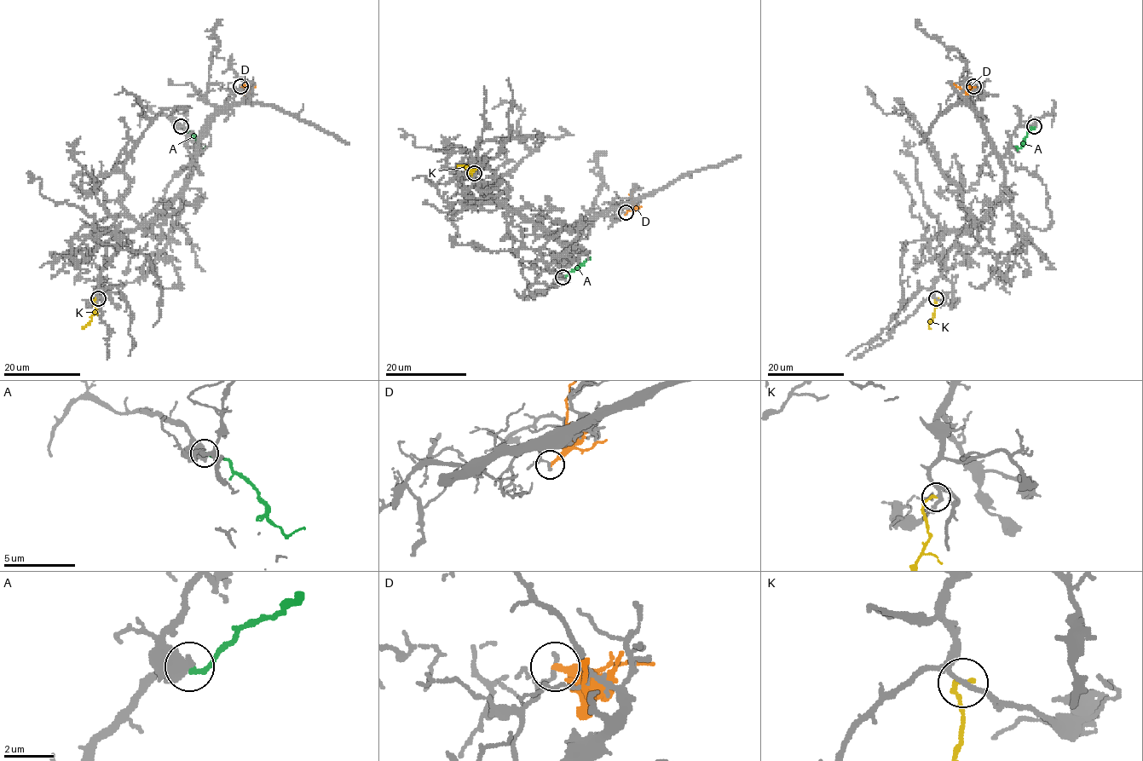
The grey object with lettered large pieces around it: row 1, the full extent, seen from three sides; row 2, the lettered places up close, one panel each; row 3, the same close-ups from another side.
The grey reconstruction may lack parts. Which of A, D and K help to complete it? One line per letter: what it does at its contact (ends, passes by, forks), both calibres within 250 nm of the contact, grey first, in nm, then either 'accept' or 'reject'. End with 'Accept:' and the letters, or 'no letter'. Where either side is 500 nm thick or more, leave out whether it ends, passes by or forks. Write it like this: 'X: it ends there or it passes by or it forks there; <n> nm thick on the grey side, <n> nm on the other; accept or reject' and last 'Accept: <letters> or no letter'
A: 700 nm thick on the grey side, 200 nm on the other; reject
D: it ends there; 190 nm thick on the grey side, 260 nm on the other; reject
K: it ends there; 190 nm thick on the grey side, 190 nm on the other; reject
Accept: no letter

